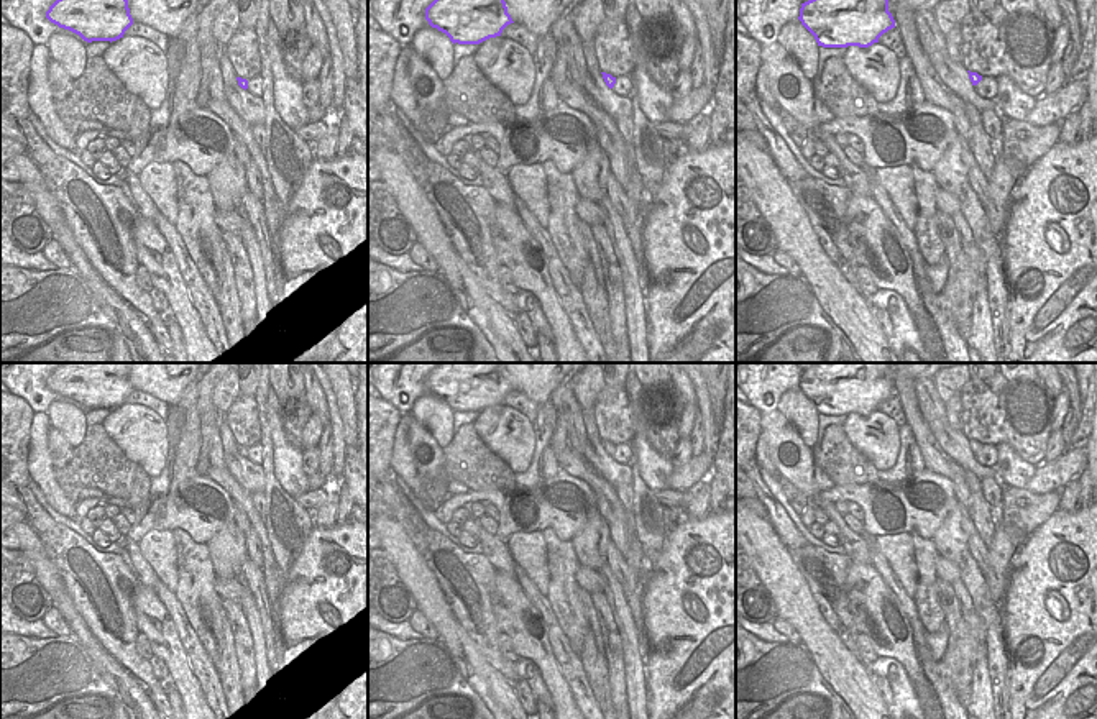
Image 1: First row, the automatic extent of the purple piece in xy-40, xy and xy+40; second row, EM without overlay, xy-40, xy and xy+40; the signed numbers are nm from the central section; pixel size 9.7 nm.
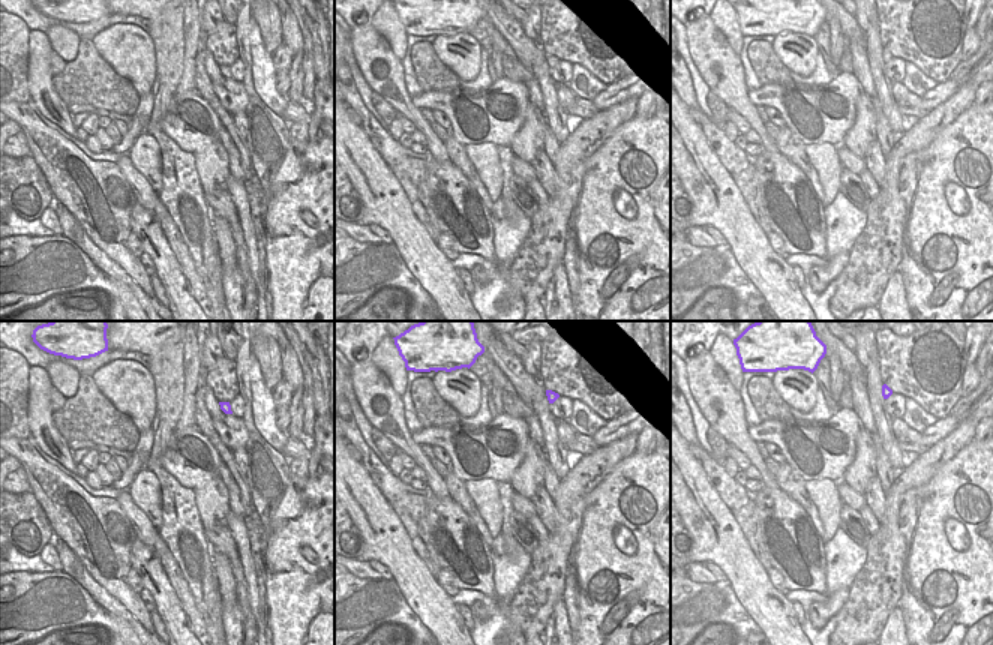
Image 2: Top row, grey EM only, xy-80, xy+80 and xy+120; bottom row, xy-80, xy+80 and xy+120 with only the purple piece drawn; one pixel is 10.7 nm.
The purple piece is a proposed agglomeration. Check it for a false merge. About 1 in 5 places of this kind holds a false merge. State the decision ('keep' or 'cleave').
keep

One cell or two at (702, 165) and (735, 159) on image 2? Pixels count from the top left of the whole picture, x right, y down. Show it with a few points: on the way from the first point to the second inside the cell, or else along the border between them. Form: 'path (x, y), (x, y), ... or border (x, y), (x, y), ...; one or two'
border (704, 131), (710, 149), (731, 176); two

